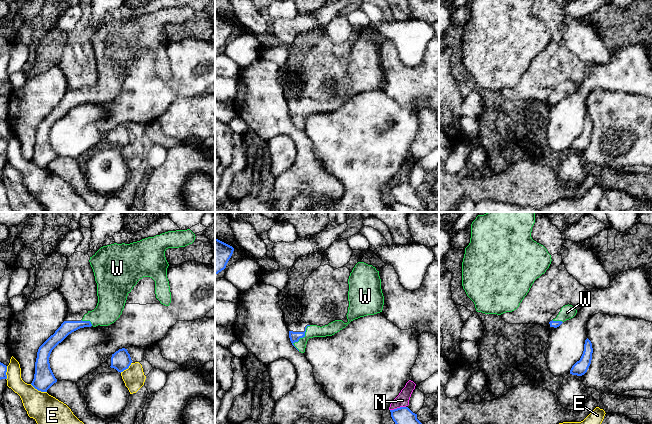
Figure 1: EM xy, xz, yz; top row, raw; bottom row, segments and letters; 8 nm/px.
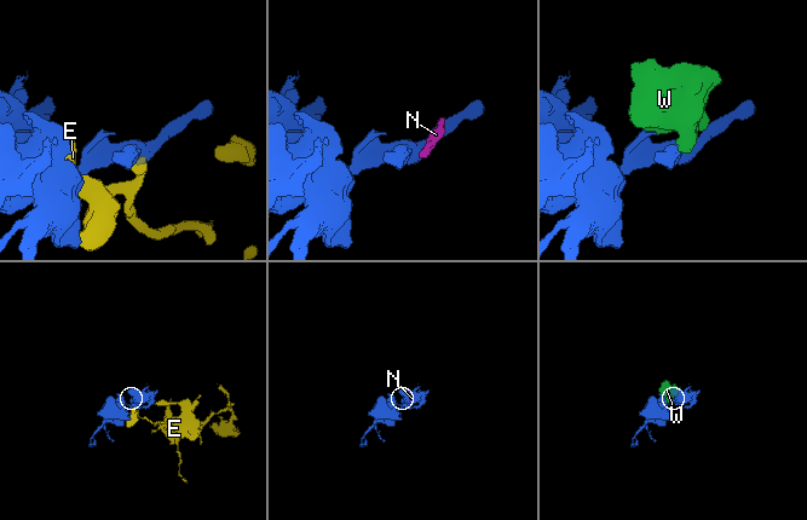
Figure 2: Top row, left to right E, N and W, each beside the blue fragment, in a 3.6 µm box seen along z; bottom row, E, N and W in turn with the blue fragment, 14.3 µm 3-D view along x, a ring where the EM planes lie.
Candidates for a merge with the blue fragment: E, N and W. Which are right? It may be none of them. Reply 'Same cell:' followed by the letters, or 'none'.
Same cell: W

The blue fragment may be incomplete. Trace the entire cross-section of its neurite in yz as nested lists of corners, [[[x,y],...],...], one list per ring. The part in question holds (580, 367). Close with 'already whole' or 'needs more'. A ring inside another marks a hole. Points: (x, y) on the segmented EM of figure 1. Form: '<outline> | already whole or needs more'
[[[587,338],[585,340],[583,354],[582,354],[580,360],[577,361],[572,366],[572,368],[570,370],[570,374],[577,375],[577,376],[584,375],[587,372],[587,370],[588,370],[588,368],[589,368],[590,364],[591,364],[592,353],[593,353],[592,343]]] | already whole

